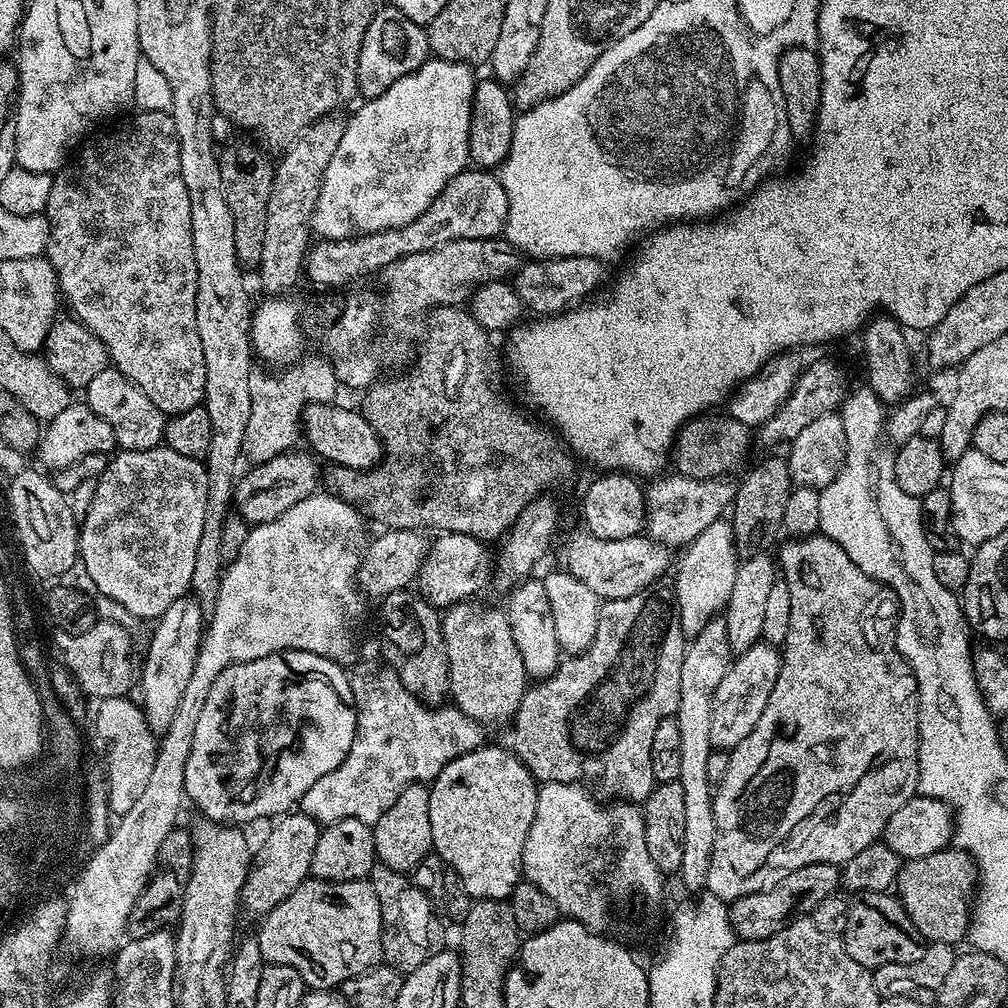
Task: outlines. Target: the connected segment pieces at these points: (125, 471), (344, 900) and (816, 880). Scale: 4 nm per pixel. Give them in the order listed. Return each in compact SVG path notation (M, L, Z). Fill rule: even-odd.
M157 446L146 450L130 450L129 452L120 450L112 458L113 460L105 466L100 480L95 481L96 493L92 499L92 505L89 506L87 516L83 517L82 523L79 525L80 550L78 560L84 564L93 589L97 588L102 595L109 596L112 599L111 603L123 608L129 617L141 616L142 619L150 619L149 621L151 621L153 618L161 616L166 610L166 606L170 606L170 602L189 595L194 578L194 558L198 558L198 541L202 539L202 522L206 522L208 470L197 457L183 456L167 446Z
M367 879L304 880L286 902L278 902L278 906L265 914L259 924L258 939L264 964L294 966L312 990L339 989L350 978L362 976L377 967L382 960L382 910L378 906L378 894L374 894Z
M811 864L795 868L793 872L784 872L781 880L773 888L757 890L742 898L731 901L728 913L732 919L732 927L741 940L765 940L793 919L796 904L804 900L805 909L810 910L822 902L822 898L837 895L841 887L840 868L834 864ZM837 887L837 888L836 888Z

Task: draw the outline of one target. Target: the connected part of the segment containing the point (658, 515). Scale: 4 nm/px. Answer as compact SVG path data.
M677 472L669 474L661 475L647 485L646 528L654 540L675 548L690 544L711 522L721 519L731 507L737 487L724 478L694 479Z

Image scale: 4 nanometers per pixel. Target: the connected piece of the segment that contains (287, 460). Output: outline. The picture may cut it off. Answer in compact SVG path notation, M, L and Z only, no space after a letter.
M298 451L283 452L269 461L257 463L249 467L250 470L245 476L243 473L237 479L234 508L249 526L274 522L278 514L286 514L290 506L302 502L302 498L310 498L321 487L321 461L311 451Z

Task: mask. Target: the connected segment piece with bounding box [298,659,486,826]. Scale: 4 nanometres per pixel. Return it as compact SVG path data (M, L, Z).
M364 660L353 663L350 668L350 700L354 705L356 714L356 737L350 746L350 750L346 754L343 762L334 770L330 770L330 774L322 774L322 778L318 778L318 782L314 782L314 786L310 786L310 790L306 790L306 794L300 800L298 805L299 811L306 813L310 818L314 818L316 823L321 826L327 826L338 822L339 820L357 820L363 824L371 824L373 826L378 822L378 818L382 818L382 814L386 814L386 810L390 810L390 806L394 806L394 802L398 798L398 794L402 794L402 790L406 790L406 786L411 784L419 784L421 782L431 782L436 779L436 775L448 765L454 758L458 758L462 754L470 754L476 748L485 747L484 732L485 725L480 724L476 720L472 720L466 714L462 714L460 709L455 706L433 706L419 700L407 686L402 682L402 678L398 678L396 669L387 663L379 664L376 660Z

